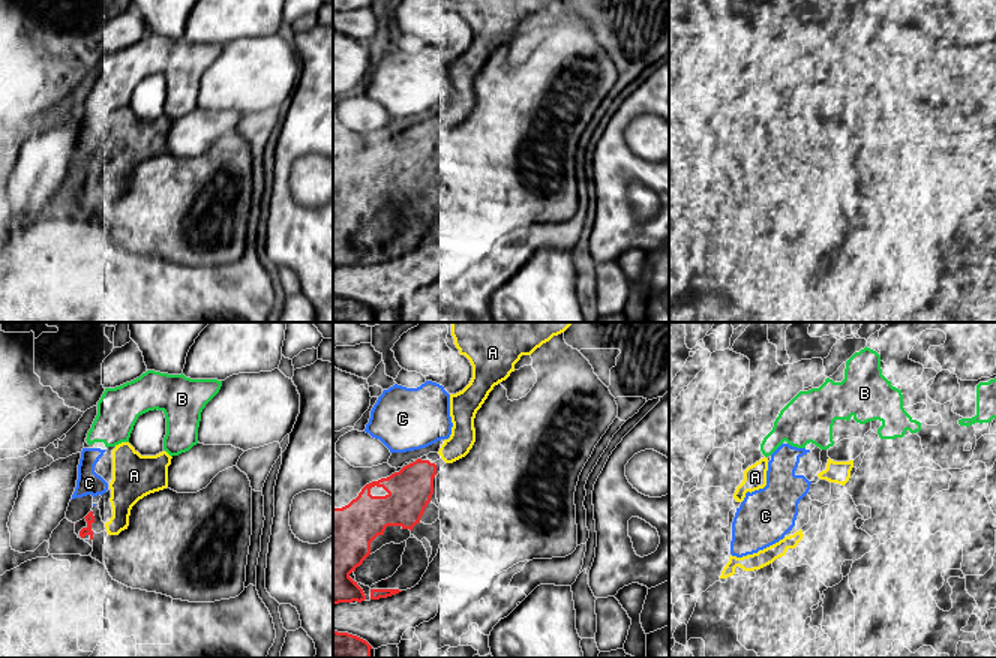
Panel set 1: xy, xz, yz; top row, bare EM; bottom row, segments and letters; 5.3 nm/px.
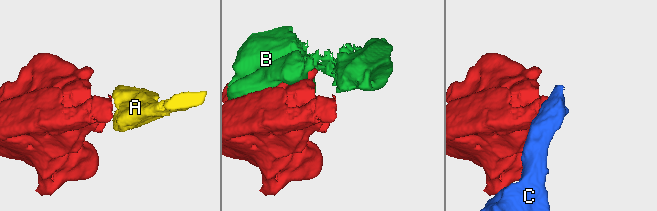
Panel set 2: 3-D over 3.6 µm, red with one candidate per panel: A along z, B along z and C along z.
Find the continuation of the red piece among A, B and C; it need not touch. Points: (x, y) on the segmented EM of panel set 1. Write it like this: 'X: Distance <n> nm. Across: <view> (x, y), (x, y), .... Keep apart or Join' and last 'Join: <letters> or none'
A: Distance 50 nm. Across: xz (434, 463), (441, 457). Join
B: Distance 360 nm. Across: xy (92, 511), (107, 447). Keep apart
C: Distance 30 nm. Across: xy (92, 511), (93, 505). Keep apart
Join: A

